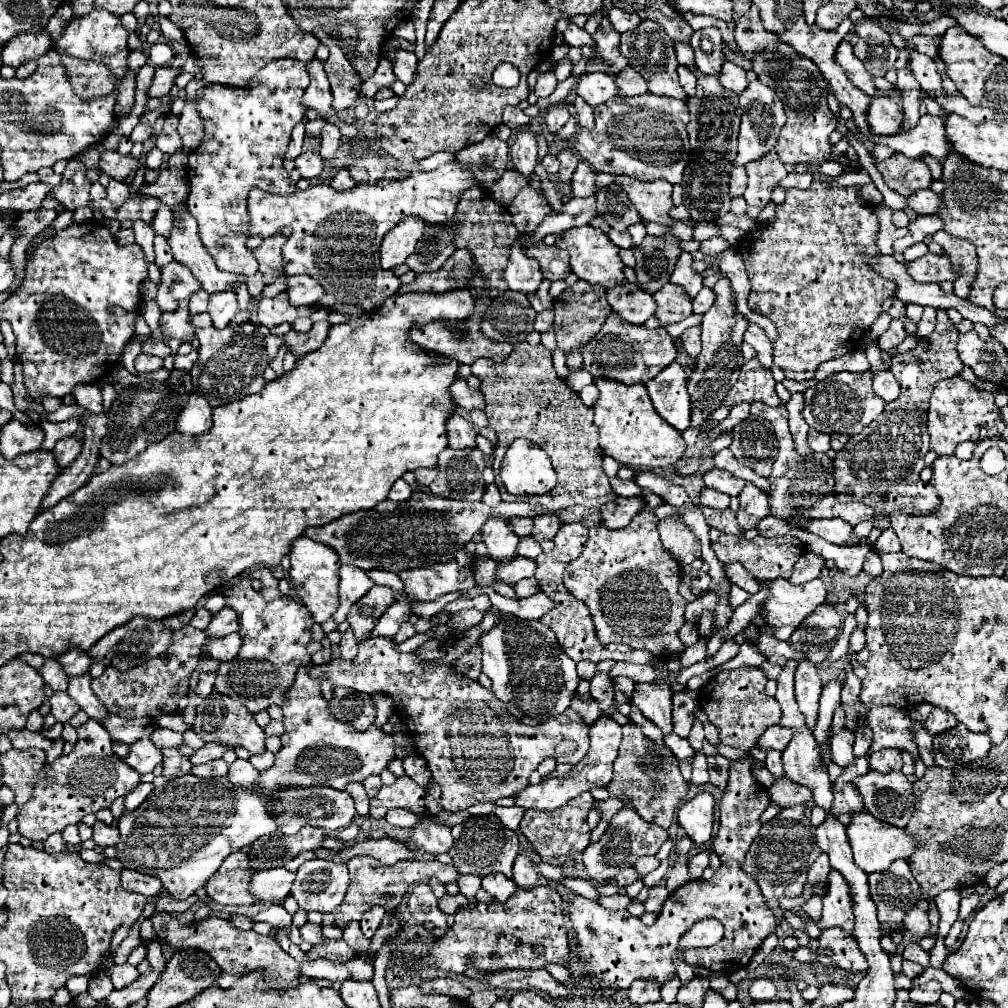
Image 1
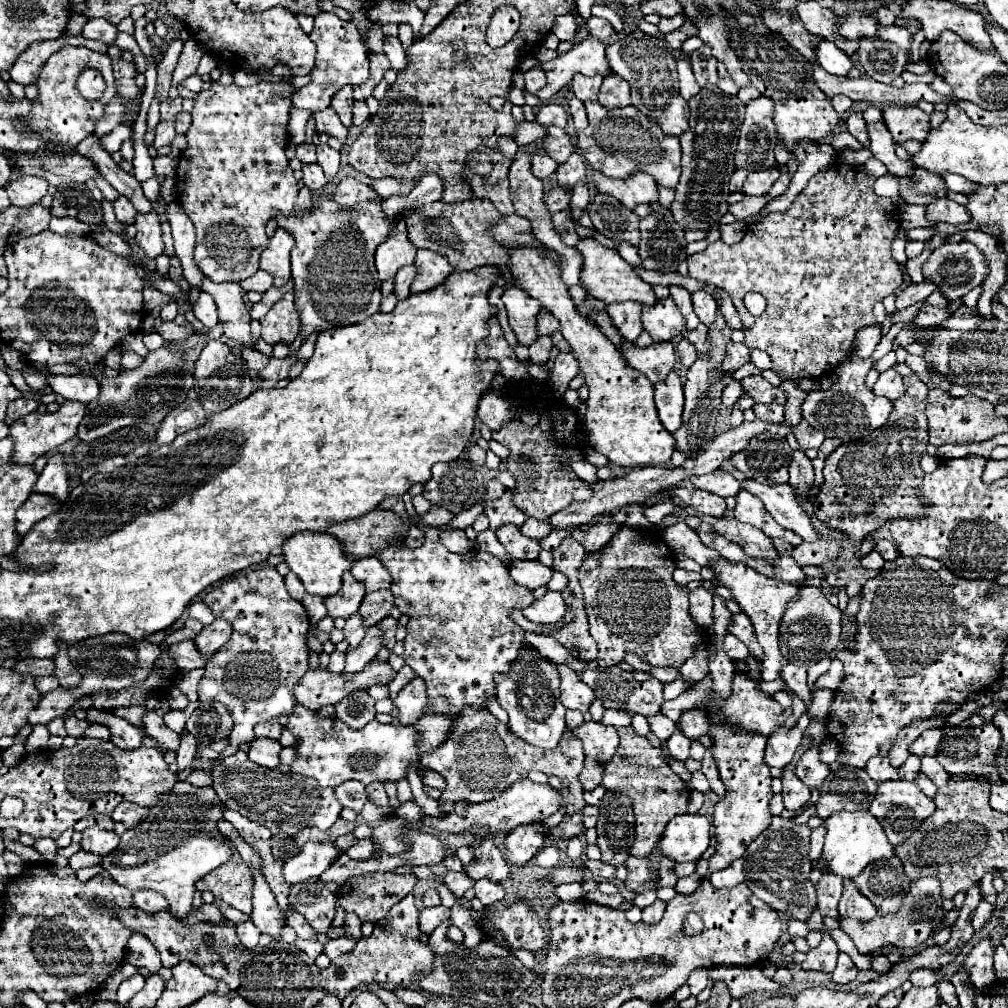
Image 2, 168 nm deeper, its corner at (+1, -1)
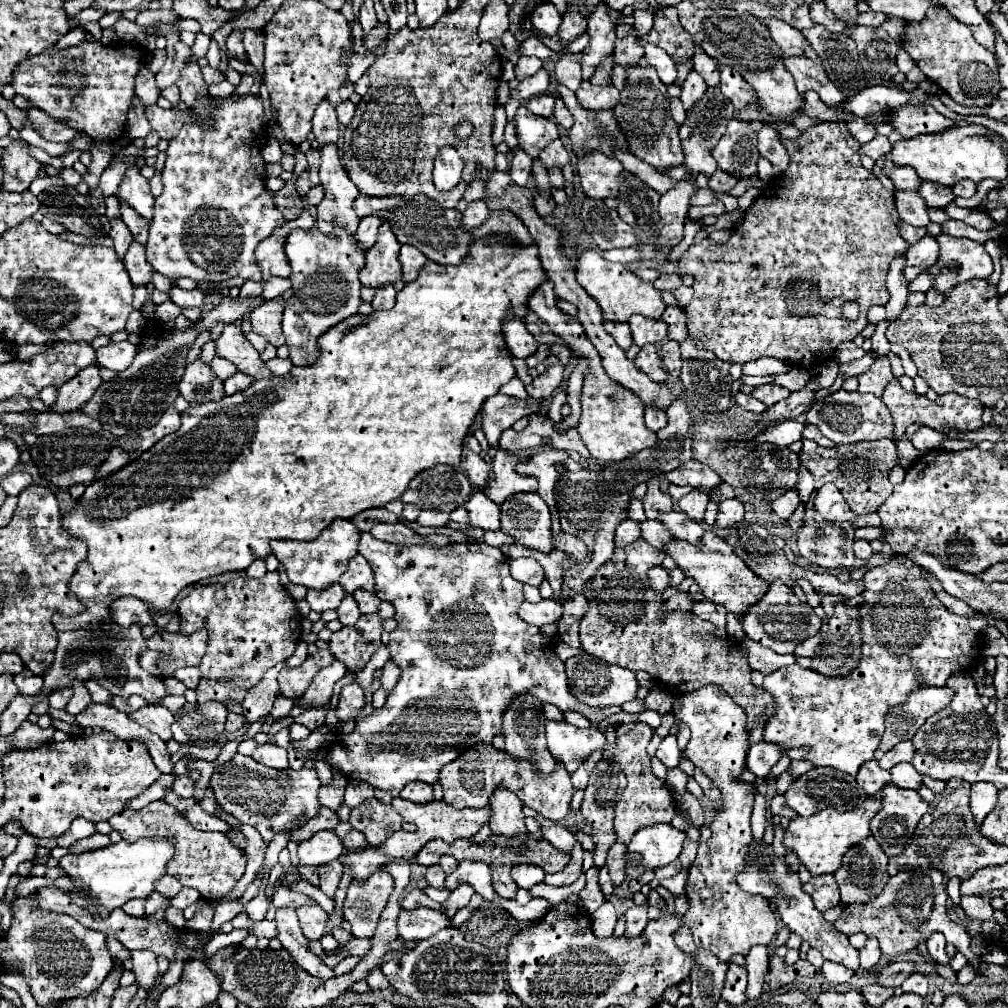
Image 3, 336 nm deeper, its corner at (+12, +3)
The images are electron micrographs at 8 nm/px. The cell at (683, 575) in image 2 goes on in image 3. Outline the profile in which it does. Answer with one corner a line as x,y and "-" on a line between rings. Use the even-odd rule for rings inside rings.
662,566
652,568
648,574
648,584
654,588
654,592
664,592
668,588
668,570
664,570

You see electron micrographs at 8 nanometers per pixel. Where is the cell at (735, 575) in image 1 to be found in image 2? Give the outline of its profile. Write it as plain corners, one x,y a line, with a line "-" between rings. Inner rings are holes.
677,522
673,526
667,526
663,538
673,550
683,550
685,556
693,558
701,566
709,566
711,560
721,558
715,550
703,546
703,542
699,540
697,532
693,532
685,522

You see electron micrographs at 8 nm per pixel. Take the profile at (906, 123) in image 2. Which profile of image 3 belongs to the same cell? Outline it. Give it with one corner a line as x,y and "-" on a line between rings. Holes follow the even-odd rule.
920,104
920,106
902,106
896,112
892,112
890,118
892,128
896,128
902,138
914,138
920,134
938,134
952,126
956,126
954,120
942,116
932,106

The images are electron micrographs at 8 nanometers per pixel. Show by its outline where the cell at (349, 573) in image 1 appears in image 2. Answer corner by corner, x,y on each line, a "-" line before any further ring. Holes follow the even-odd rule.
347,570
343,574
343,586
341,590
325,600
327,612
331,618
349,618
351,614
355,614
359,610
359,604
365,596
365,586
353,578
351,570

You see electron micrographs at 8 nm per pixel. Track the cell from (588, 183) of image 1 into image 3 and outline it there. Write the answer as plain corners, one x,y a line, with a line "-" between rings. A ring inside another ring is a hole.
554,140
554,142
550,142
542,152
540,152
540,160
542,160
542,164
546,166
546,168
552,168
552,166
566,166
566,164
570,164
570,156
568,156
568,152
566,152
566,148
564,148
564,144
560,142
560,140

